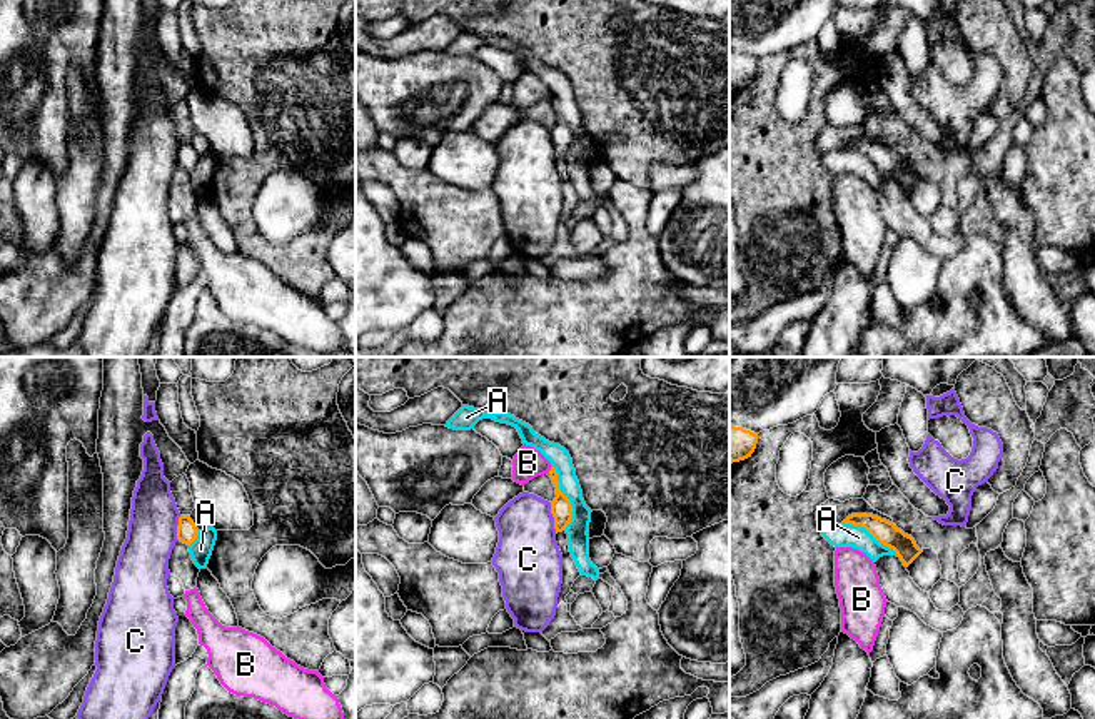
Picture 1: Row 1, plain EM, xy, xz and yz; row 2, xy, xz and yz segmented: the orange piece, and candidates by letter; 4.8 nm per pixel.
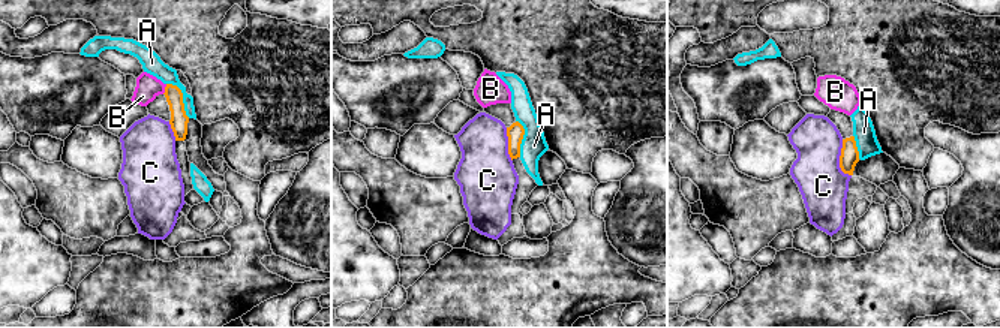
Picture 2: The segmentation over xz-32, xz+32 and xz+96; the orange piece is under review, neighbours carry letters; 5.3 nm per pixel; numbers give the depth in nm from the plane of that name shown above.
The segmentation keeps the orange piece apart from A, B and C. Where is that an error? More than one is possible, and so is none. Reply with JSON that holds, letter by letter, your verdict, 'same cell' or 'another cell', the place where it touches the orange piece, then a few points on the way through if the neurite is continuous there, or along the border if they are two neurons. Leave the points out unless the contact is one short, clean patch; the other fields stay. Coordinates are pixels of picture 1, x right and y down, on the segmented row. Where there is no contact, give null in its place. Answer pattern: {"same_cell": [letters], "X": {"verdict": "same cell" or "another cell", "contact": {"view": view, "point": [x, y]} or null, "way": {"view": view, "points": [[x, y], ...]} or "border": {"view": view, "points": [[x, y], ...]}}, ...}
{"same_cell": [], "A": {"verdict": "another cell", "contact": {"view": "xz", "point": [566, 497]}, "border": {"view": "xz", "points": [[553, 466], [558, 487], [571, 506], [566, 529]]}}, "B": {"verdict": "another cell", "contact": {"view": "xz", "point": [550, 471]}}, "C": {"verdict": "another cell", "contact": {"view": "xz", "point": [553, 516]}}}

